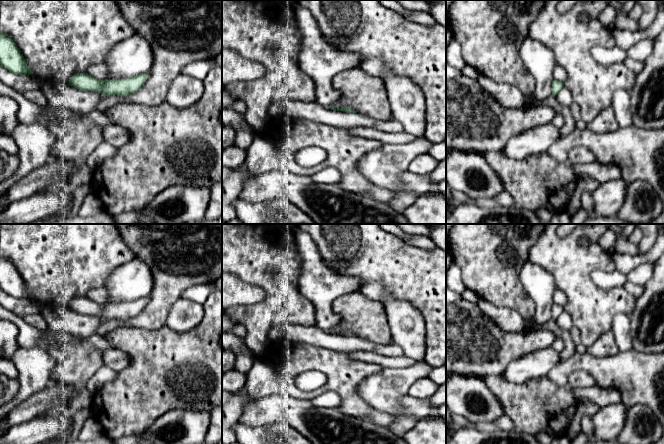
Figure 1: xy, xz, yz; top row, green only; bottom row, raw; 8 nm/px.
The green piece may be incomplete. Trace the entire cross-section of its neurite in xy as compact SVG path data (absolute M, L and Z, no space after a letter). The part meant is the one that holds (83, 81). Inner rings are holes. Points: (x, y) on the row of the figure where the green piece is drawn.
M148 72L117 80L99 80L88 73L78 73L69 78L68 84L84 91L106 95L127 96L137 92L148 79Z

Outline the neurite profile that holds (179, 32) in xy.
M115 0L122 16L144 37L153 52L148 79L135 93L106 95L97 108L105 112L120 102L156 106L166 100L168 90L183 68L195 61L213 59L222 54L222 0Z

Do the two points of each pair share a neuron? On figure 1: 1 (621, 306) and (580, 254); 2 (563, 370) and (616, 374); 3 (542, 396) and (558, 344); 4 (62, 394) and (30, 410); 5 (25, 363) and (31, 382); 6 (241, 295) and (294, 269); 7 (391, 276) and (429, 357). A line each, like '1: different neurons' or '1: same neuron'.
1: same neuron
2: same neuron
3: different neurons
4: same neuron
5: same neuron
6: different neurons
7: same neuron

